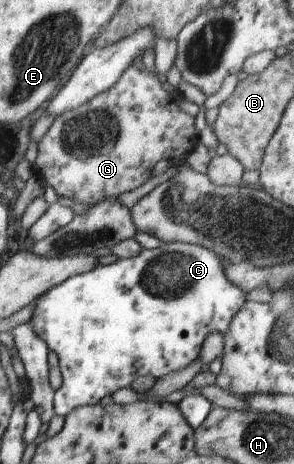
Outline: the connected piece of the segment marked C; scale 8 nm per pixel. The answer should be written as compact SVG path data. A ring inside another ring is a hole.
M162 242L156 249L145 249L137 255L137 257L130 257L129 259L119 258L119 261L108 265L102 265L88 271L70 277L67 281L53 286L47 292L44 292L39 299L37 299L35 311L33 311L33 317L29 321L29 325L33 327L33 331L39 335L39 339L43 339L47 344L48 350L57 353L59 358L60 370L62 373L62 384L59 389L54 391L54 403L53 409L55 415L61 415L65 417L67 413L71 413L73 409L83 407L85 405L97 405L99 401L105 397L105 395L112 395L119 389L129 388L131 383L138 377L145 375L151 375L155 379L165 377L169 373L175 373L175 371L181 371L185 367L189 367L195 359L199 359L199 353L201 353L201 345L203 341L207 339L207 335L211 333L221 333L225 335L227 329L229 329L229 323L231 319L237 315L237 311L245 305L245 295L242 289L239 289L237 285L233 285L231 281L227 281L227 275L223 271L223 267L226 261L215 255L213 251L199 247L199 245L193 245L188 243Z

